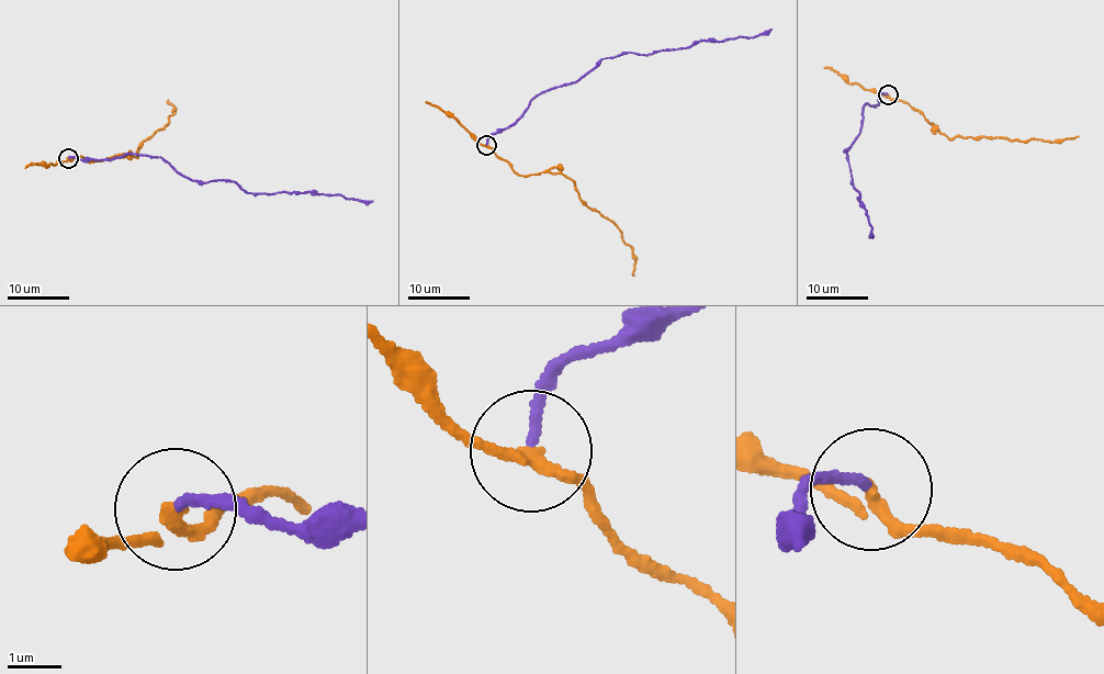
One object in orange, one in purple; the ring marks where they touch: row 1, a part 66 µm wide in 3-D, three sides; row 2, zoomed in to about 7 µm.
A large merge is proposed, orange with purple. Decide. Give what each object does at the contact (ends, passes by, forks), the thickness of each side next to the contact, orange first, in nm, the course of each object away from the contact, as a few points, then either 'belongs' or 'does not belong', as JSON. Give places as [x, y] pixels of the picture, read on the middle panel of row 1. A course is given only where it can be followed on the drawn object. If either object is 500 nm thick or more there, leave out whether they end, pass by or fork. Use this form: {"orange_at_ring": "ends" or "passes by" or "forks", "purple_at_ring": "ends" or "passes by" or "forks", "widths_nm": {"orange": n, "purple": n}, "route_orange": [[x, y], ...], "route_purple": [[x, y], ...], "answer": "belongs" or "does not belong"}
{"orange_at_ring": "passes by", "purple_at_ring": "ends", "widths_nm": {"orange": 190, "purple": 180}, "route_orange": [[487, 145], [519, 175], [562, 172], [573, 181], [578, 199], [615, 224], [622, 239], [631, 247], [634, 276]], "route_purple": [[487, 145], [492, 134], [520, 119], [534, 98], [584, 77], [603, 58], [755, 36], [770, 29]], "answer": "does not belong"}

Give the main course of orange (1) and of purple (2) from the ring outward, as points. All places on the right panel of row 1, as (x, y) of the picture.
1: (887, 94), (909, 103), (950, 138), (1046, 141), (1079, 136)
2: (887, 94), (880, 94), (876, 108), (865, 105), (856, 139), (844, 150), (872, 228), (869, 235)

